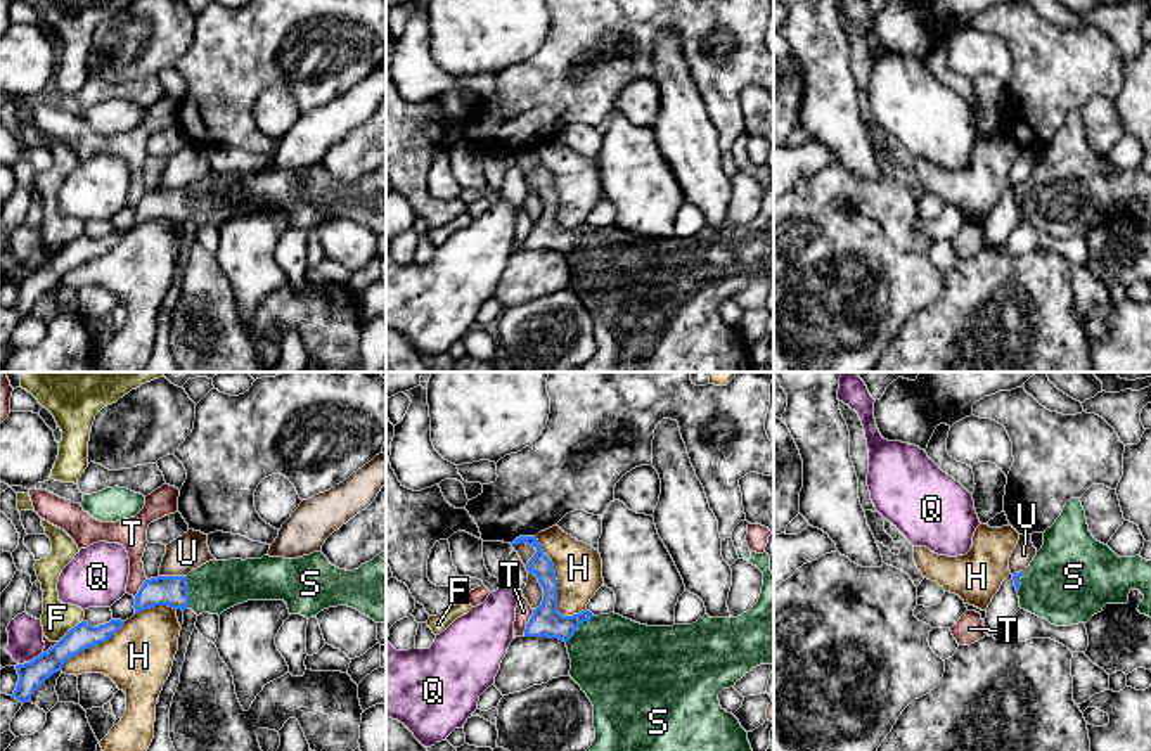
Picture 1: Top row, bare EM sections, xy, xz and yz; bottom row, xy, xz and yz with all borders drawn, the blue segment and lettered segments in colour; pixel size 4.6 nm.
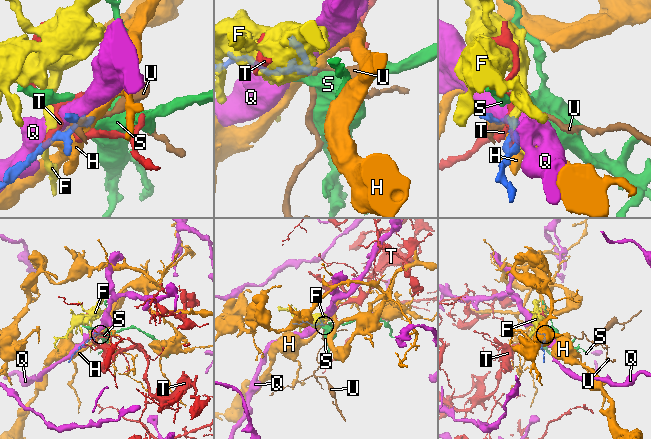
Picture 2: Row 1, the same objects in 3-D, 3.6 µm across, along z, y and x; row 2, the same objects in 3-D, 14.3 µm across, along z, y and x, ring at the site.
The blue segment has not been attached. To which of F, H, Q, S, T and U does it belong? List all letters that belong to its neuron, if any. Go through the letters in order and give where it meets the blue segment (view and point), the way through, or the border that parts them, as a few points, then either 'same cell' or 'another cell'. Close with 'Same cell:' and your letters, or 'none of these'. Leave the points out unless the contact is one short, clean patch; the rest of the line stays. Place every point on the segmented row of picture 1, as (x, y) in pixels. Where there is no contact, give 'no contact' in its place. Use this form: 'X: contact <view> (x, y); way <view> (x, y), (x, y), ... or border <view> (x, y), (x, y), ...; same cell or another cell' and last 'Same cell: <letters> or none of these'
F: contact xy (70, 630); border xy (82, 620), (57, 642); another cell
H: contact xz (556, 587); another cell
Q: contact xy (30, 661); another cell
S: contact xy (187, 592); way xy (165, 590), (187, 592), (217, 585); same cell
T: contact xz (528, 623); another cell
U: contact xz (544, 590); another cell
Same cell: S

